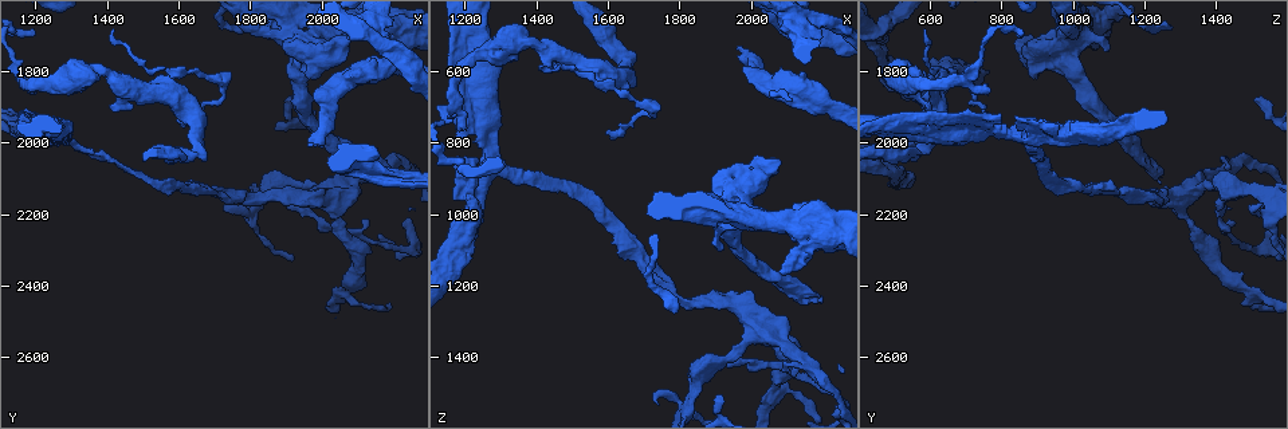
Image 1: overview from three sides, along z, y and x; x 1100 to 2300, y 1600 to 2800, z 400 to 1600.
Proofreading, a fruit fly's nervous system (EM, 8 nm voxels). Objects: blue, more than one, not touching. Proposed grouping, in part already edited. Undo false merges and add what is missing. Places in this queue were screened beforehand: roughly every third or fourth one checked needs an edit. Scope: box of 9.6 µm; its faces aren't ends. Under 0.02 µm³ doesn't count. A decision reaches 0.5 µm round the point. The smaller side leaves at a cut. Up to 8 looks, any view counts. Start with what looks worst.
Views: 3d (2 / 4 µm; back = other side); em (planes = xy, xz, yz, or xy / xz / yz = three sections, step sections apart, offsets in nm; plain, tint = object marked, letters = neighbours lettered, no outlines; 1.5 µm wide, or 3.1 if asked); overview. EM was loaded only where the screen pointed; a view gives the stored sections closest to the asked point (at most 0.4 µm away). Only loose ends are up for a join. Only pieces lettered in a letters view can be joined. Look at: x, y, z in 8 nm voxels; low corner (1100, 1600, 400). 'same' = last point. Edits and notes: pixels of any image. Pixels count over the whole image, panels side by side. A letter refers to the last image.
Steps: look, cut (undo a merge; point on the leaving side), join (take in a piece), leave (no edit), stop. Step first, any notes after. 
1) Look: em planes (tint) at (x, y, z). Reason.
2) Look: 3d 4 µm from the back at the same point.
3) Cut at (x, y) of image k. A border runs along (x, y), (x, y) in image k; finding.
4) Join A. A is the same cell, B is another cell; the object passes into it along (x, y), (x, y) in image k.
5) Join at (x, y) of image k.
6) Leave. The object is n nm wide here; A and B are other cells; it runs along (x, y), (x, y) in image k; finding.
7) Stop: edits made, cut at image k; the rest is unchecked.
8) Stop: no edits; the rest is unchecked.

Look: 3d 4 µm at (1960, 2020, 520). An open end.

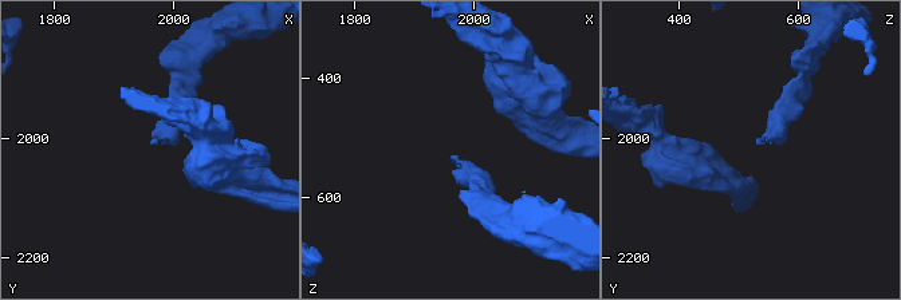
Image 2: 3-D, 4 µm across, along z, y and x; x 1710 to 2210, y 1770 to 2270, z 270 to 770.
Look: em planes (letters) at (1960, 2015, 525).

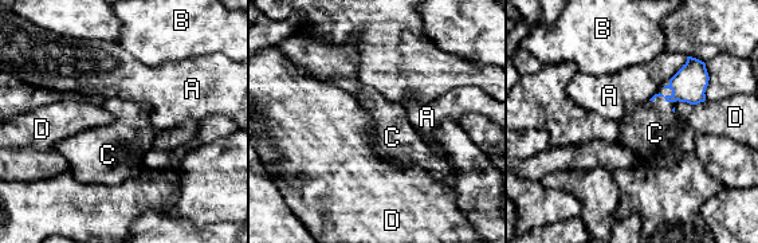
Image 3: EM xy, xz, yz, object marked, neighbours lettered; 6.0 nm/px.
Join C. C is the same cell, A, B and D are other cells; it goes on there.

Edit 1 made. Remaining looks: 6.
Look: 3d 4 µm at (1890, 1720, 930). Free end.

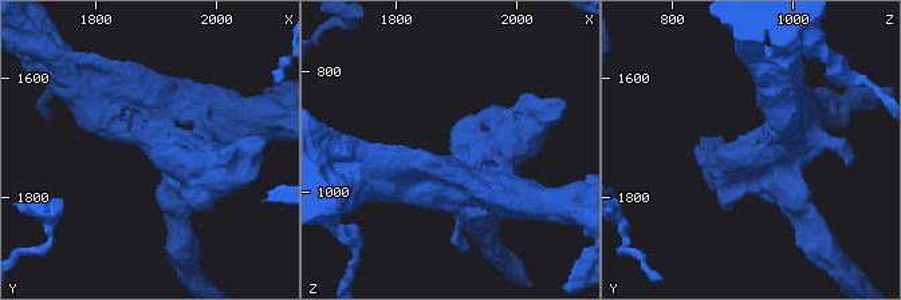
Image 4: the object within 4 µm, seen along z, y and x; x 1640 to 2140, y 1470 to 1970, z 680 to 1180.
Look: em 3.1 µm planes (tint) at (1890, 1725, 930).

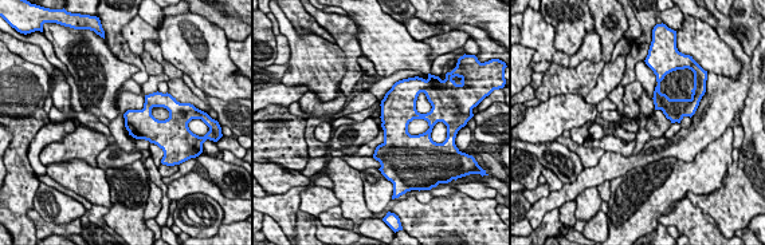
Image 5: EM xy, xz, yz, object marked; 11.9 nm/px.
Look: em 3.1 µm planes (letters) at the same point.

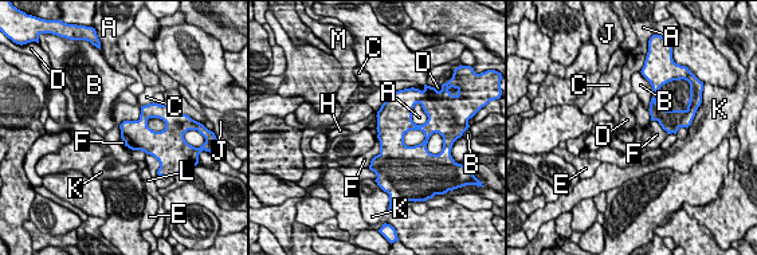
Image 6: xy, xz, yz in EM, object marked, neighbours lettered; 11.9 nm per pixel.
Leave. The object is 280 nm wide here; A, B, C, D, E, F, H, J, K, L and M are other cells; a border runs along (376, 116), (376, 128) in image 6; none of them fits.

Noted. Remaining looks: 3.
Look: 3d 2 µm at (2160, 1670, 480). Sudden change in width.

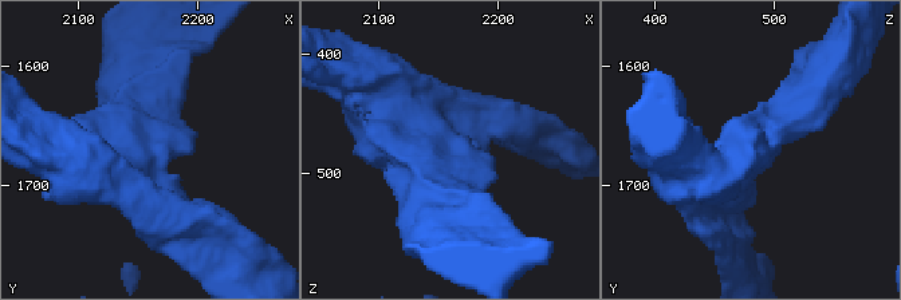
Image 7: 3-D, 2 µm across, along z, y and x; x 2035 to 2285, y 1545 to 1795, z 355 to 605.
Look: em xy step 8 (tint) at (2152, 1674, 480). 3 arms meet here; the arms are 260, 320, 420 nm wide.

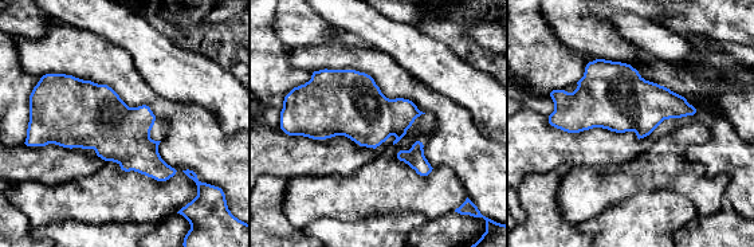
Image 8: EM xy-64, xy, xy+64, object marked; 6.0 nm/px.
Look: em planes (letters) at the same point.

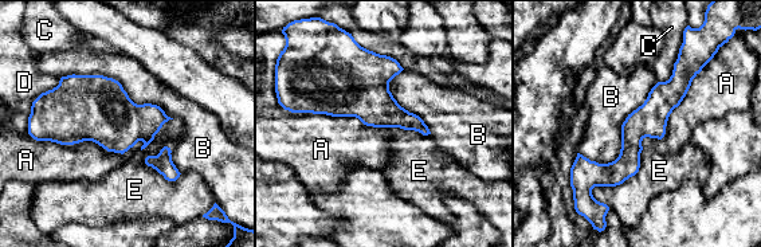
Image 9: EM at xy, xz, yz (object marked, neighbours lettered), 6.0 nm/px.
Leave. A, B, C, D and E are other cells; it runs along (689, 61), (630, 155), (591, 183) in image 9; continuous, no second neuron.

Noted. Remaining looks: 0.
Stop: edits made, join at image 3; the rest is unchecked.

